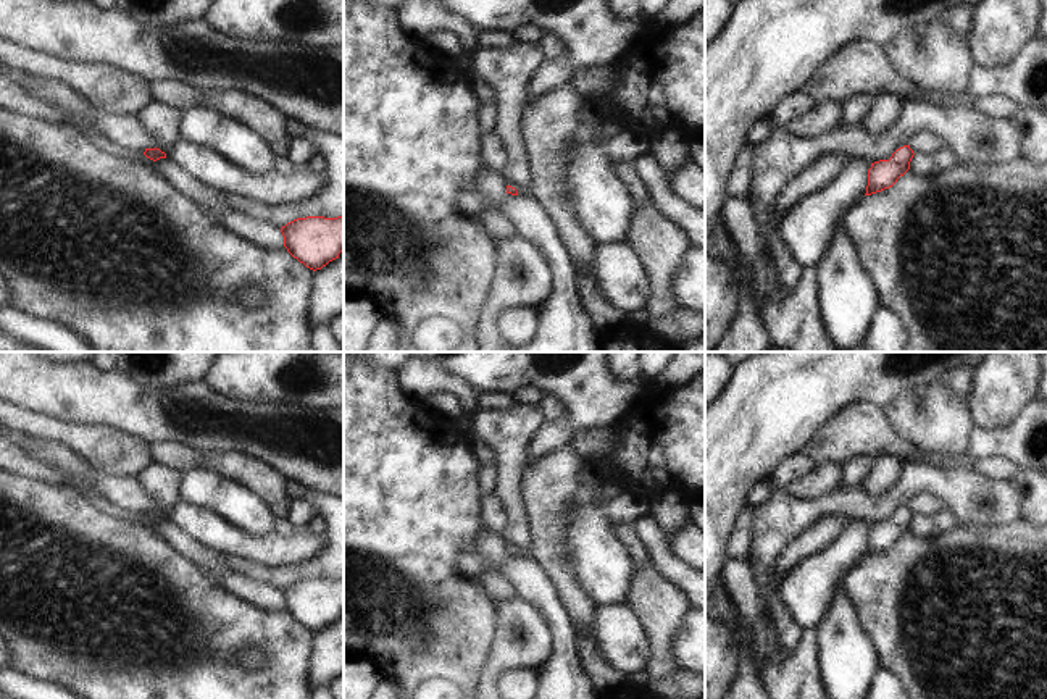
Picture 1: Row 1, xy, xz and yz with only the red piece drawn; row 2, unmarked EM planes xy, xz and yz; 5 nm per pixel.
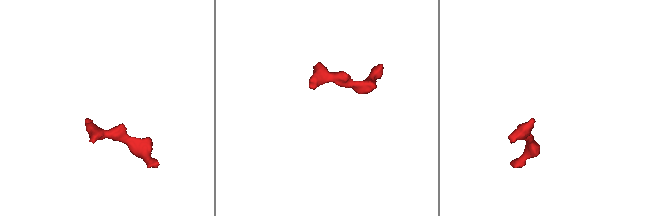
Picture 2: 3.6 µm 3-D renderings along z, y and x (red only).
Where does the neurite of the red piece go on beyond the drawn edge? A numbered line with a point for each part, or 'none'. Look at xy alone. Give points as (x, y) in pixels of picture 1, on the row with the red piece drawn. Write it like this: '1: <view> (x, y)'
none

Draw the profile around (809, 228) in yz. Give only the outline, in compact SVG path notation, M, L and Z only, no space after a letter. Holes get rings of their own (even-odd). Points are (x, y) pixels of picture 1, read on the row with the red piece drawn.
M855 160L824 190L779 218L779 234L799 265L820 265L845 213L866 194L870 168L871 161Z

